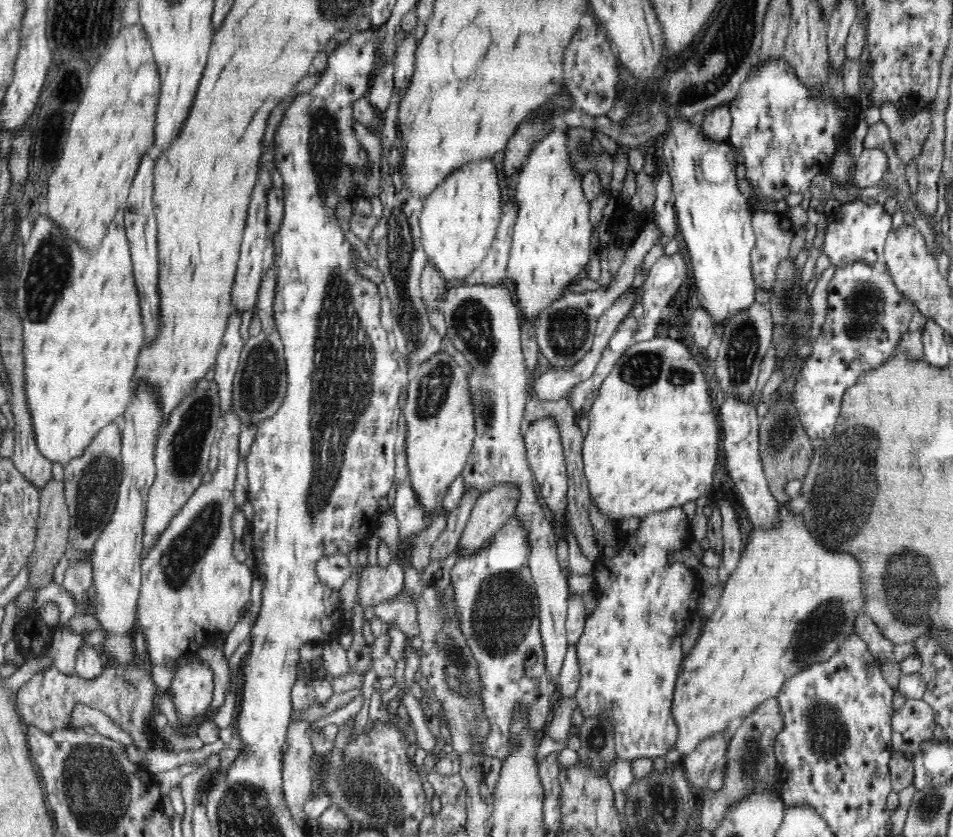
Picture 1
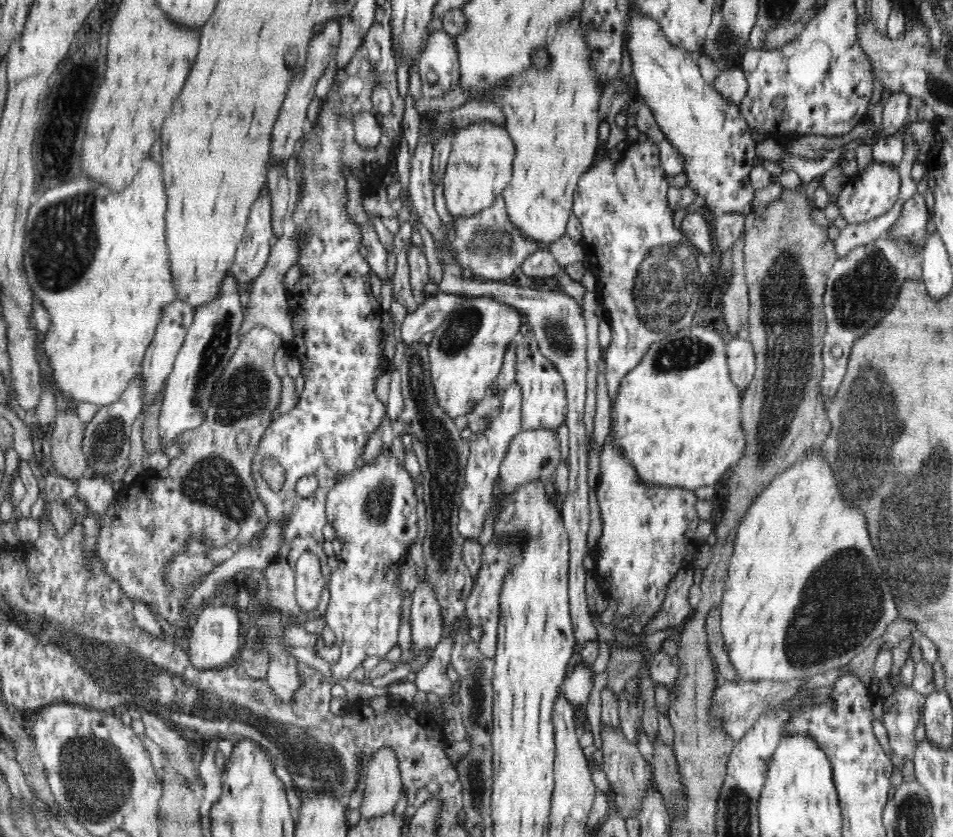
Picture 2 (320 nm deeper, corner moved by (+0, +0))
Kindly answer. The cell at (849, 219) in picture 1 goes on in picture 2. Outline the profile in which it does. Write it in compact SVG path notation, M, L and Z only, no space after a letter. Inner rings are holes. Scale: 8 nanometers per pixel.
M872 161L862 173L858 173L852 182L849 182L839 192L837 198L840 205L840 217L848 223L860 223L872 220L884 214L894 206L900 192L900 174L896 167Z

